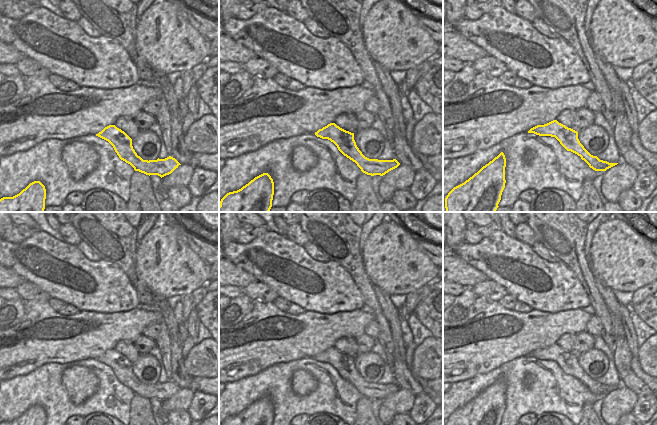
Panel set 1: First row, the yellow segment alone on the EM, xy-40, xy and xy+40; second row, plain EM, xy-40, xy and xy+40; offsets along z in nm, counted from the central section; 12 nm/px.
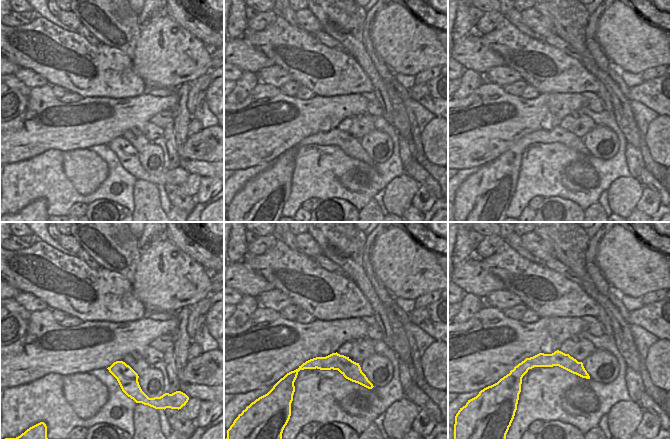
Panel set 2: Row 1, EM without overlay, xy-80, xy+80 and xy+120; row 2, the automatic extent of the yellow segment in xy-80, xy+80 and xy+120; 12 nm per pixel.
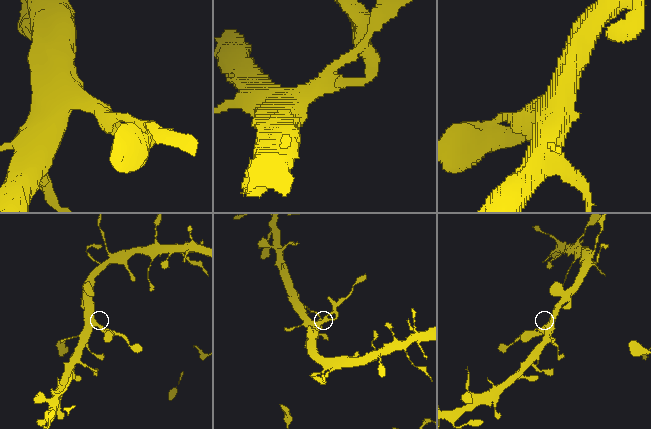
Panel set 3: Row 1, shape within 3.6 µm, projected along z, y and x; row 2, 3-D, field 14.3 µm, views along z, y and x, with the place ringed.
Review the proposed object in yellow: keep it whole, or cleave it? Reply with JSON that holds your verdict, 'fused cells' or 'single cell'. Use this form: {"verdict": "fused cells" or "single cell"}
{"verdict": "fused cells"}

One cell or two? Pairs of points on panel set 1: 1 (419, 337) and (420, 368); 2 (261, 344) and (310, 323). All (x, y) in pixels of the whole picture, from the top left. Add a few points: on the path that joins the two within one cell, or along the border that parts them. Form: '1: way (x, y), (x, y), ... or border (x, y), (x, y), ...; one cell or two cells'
1: border (432, 335), (417, 345); two cells
2: way (273, 341), (294, 338), (298, 335); one cell

